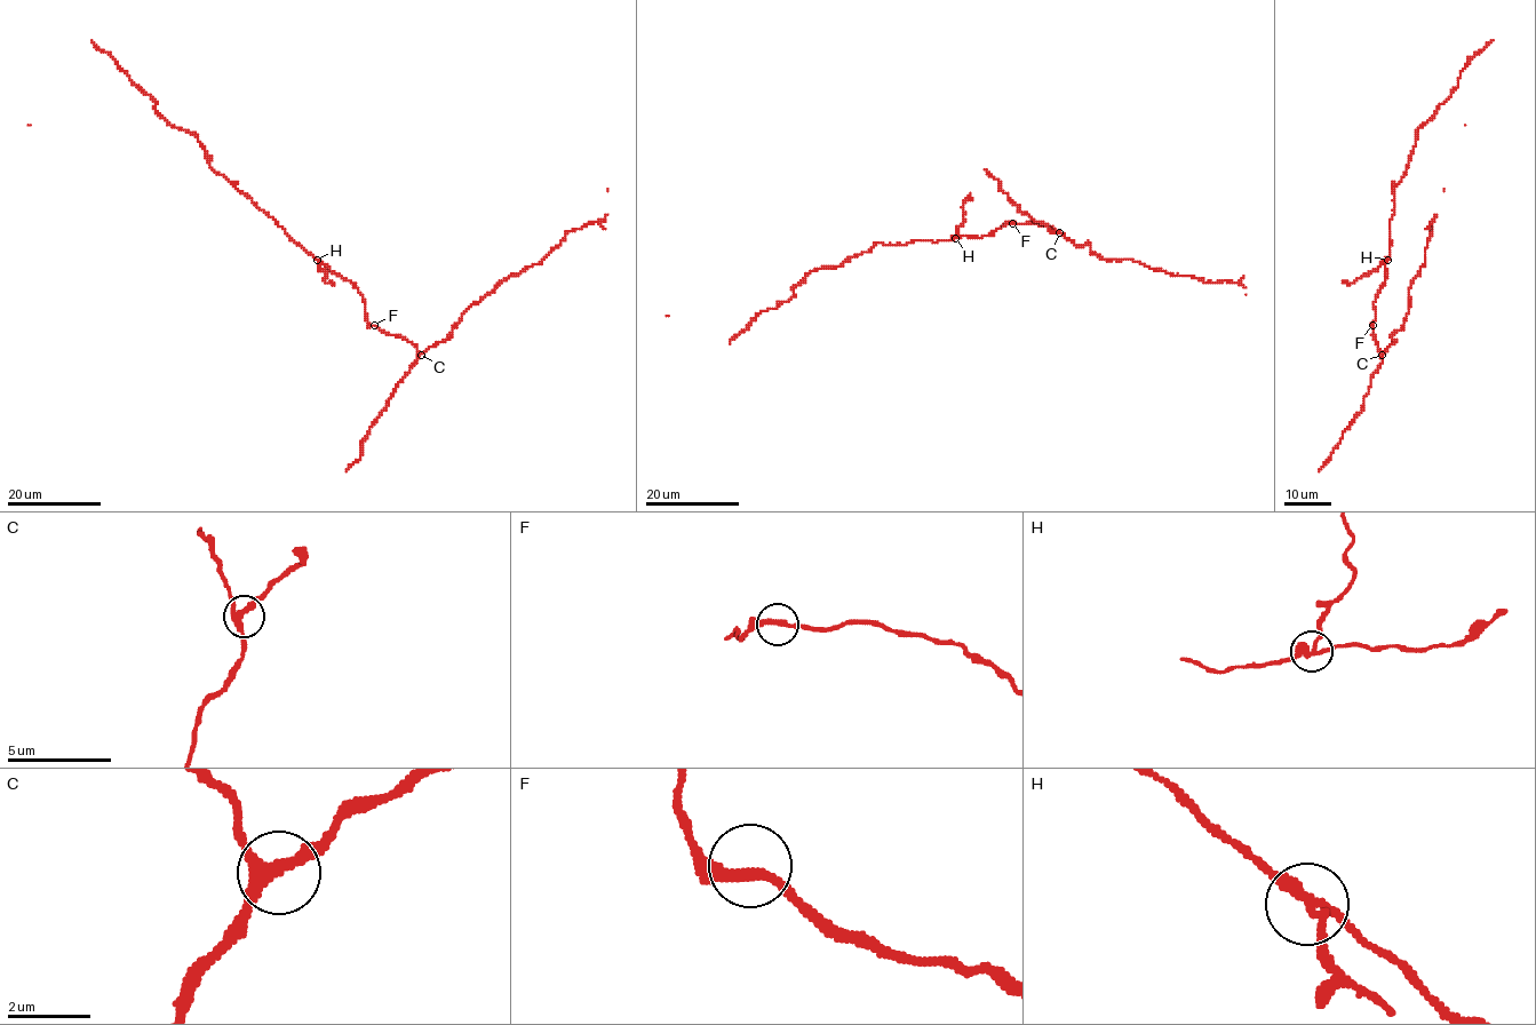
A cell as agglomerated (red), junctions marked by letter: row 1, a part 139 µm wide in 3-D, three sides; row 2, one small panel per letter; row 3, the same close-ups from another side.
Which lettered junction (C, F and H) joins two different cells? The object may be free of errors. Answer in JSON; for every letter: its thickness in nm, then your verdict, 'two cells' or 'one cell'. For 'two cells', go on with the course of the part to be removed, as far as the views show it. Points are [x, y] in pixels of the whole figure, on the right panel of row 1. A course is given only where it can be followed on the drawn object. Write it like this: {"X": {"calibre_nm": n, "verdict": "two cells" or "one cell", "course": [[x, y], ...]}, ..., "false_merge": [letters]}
{"C": {"calibre_nm": 280, "verdict": "one cell"}, "F": {"calibre_nm": 260, "verdict": "one cell"}, "H": {"calibre_nm": 240, "verdict": "two cells", "course": [[1386, 260], [1352, 283], [1342, 281]]}, "false_merge": ["H"]}

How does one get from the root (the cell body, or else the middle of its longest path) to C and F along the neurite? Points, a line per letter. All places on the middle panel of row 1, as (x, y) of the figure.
C: (957, 238), (989, 236), (1009, 223), (1035, 223), (1059, 232)
F: (957, 238), (989, 236), (1002, 224), (1012, 223)

